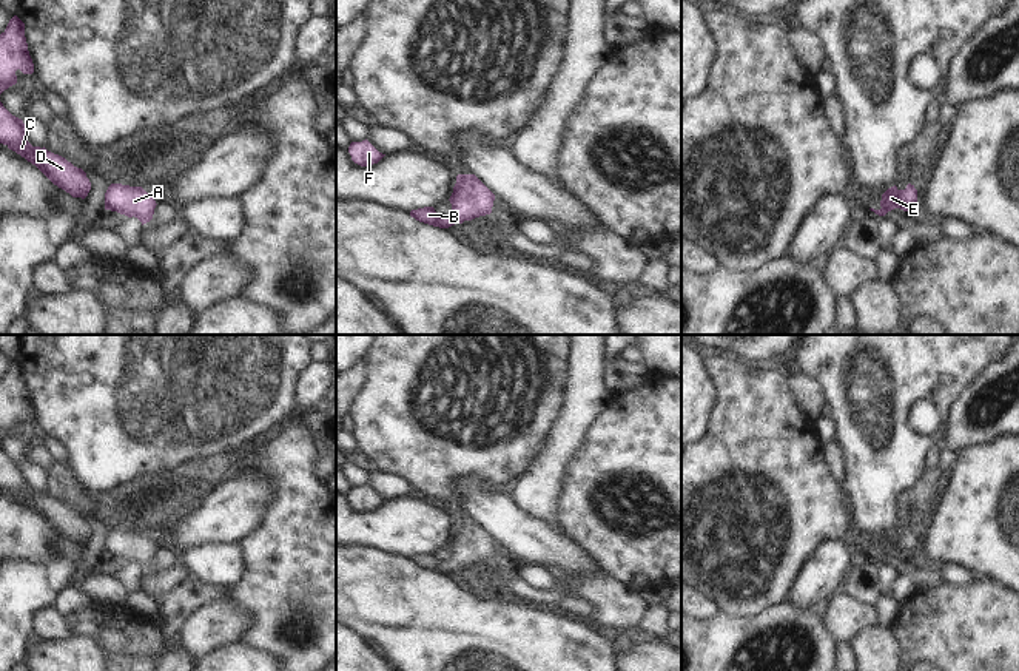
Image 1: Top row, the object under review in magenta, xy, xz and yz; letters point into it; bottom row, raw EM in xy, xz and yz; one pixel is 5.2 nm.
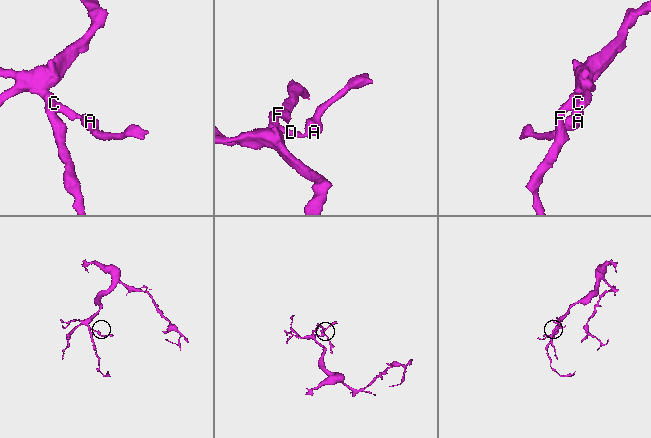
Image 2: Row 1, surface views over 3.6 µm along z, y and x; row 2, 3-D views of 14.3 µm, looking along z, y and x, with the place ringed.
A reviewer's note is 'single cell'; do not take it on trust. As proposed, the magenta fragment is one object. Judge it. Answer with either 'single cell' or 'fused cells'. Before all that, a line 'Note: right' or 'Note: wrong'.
Note: right
single cell

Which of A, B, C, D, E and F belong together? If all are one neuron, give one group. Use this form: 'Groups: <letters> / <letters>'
Groups: A B C D E F

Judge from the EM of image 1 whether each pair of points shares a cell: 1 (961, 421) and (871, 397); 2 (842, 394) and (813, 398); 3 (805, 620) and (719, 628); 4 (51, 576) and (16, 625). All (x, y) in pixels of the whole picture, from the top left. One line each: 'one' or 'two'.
1: two
2: two
3: one
4: one

